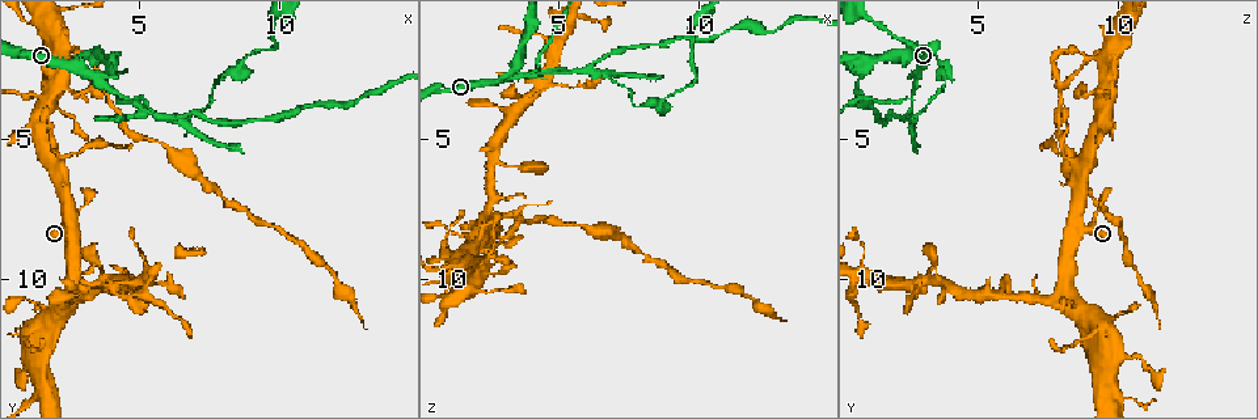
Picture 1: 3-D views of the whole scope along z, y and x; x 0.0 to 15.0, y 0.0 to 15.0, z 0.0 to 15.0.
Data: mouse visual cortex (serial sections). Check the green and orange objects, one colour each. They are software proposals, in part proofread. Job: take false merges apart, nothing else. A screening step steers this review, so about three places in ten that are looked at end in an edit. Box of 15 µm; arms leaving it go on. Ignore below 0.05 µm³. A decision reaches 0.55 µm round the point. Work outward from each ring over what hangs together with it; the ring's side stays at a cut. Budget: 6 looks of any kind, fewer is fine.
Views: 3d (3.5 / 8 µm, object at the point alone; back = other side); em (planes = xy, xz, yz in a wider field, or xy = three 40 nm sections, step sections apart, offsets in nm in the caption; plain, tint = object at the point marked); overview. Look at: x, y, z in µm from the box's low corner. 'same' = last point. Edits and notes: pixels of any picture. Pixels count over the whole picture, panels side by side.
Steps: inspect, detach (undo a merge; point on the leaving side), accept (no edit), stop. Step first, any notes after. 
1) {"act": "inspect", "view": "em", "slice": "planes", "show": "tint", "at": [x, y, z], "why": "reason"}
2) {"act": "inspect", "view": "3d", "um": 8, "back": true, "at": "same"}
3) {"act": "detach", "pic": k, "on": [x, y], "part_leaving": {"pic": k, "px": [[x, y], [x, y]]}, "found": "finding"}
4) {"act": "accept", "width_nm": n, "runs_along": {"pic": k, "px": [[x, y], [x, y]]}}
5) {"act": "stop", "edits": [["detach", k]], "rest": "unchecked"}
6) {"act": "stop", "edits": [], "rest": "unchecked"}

{"act": "inspect", "view": "3d", "um": 8, "back": true, "at": [2.6, 2.1, 9.0], "why": "thick turns thin"}

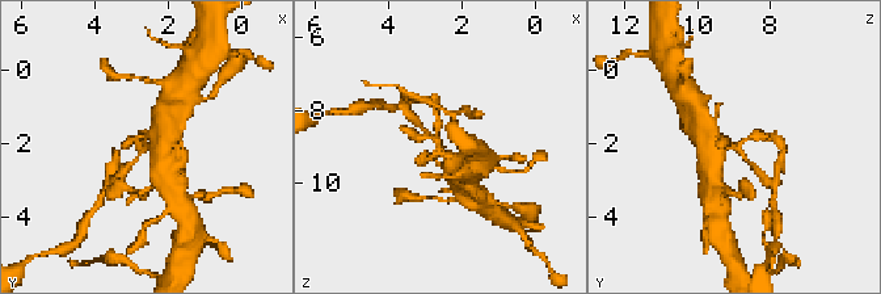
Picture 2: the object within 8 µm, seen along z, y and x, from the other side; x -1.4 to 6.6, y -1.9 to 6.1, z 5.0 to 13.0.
{"act": "inspect", "view": "em", "slice": "xy", "step": 3, "show": "tint", "at": [2.6, 2.1, 8.8], "arms": 3, "arm_widths_nm": [150, 200, 500], "why": "now the EM"}

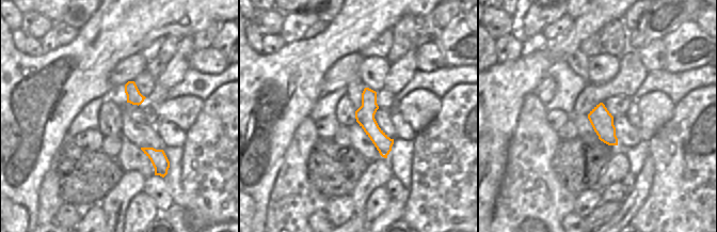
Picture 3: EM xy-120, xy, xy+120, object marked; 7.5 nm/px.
{"act": "accept", "runs_along": {"pic": 2, "px": [[451, 168], [443, 150], [417, 122]]}, "found": "one cell here"}

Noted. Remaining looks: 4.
{"act": "inspect", "view": "3d", "um": 3.5, "at": [2.2, 5.6, 8.2], "why": "three arms meet"}

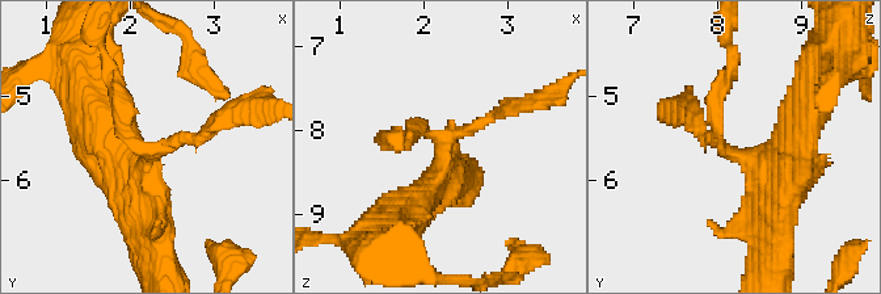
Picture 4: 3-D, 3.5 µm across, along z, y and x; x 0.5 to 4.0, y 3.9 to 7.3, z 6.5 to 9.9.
{"act": "inspect", "view": "em", "slice": "planes", "show": "tint", "at": [2.25, 5.65, 8.15], "arms": 3, "arm_widths_nm": [150, 200, 450]}

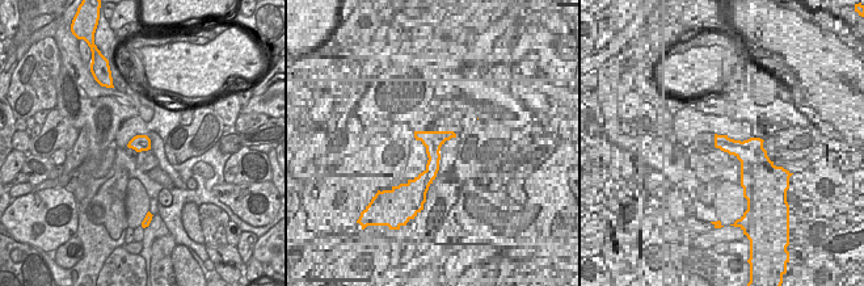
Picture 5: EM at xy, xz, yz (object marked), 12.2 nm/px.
{"act": "accept", "found": "one cell here"}

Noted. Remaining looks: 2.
{"act": "stop", "edits": [], "rest": "unchecked"}

